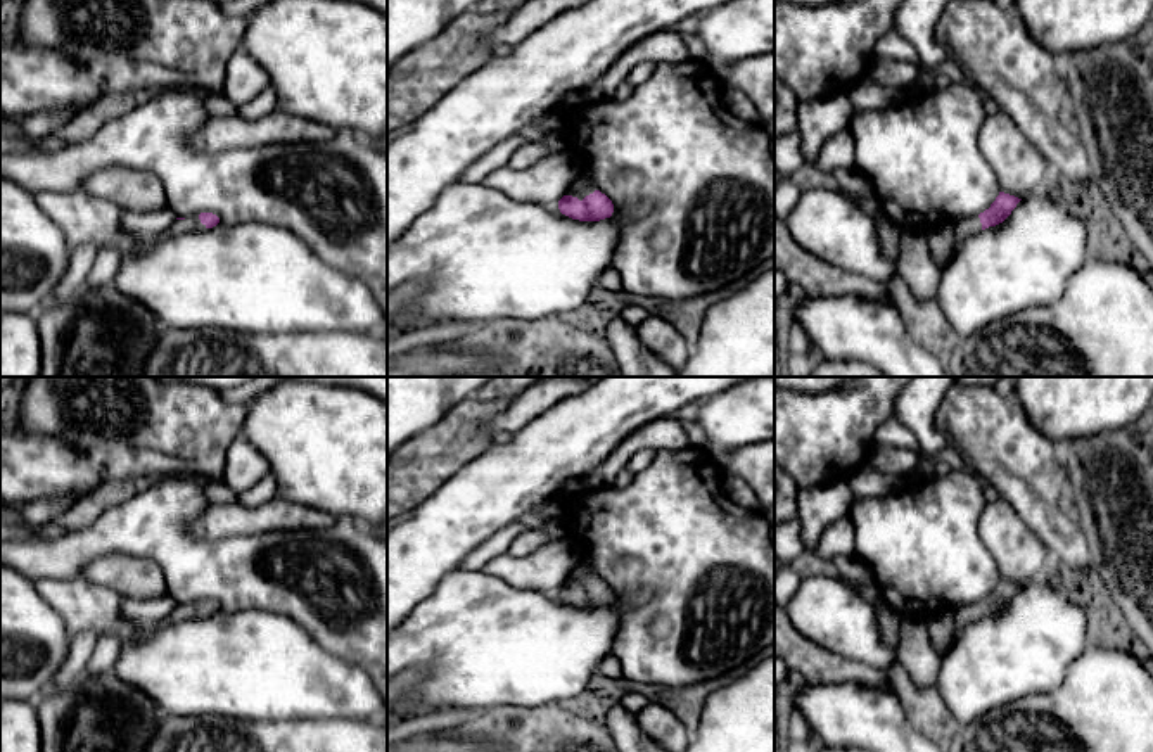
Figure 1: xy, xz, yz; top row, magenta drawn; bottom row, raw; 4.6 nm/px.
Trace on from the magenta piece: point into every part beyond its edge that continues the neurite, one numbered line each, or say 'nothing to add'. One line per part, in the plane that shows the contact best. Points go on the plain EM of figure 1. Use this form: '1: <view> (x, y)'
1: xz (579, 574)

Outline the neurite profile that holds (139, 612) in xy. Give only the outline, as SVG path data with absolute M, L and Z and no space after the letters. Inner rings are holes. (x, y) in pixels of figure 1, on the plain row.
M169 595L152 600L124 596L121 615L137 628L149 628L166 621L176 605L178 603Z

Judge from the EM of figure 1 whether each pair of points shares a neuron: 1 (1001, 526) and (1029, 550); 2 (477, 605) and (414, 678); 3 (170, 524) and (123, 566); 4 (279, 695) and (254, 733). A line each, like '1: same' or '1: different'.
1: same
2: different
3: different
4: different

